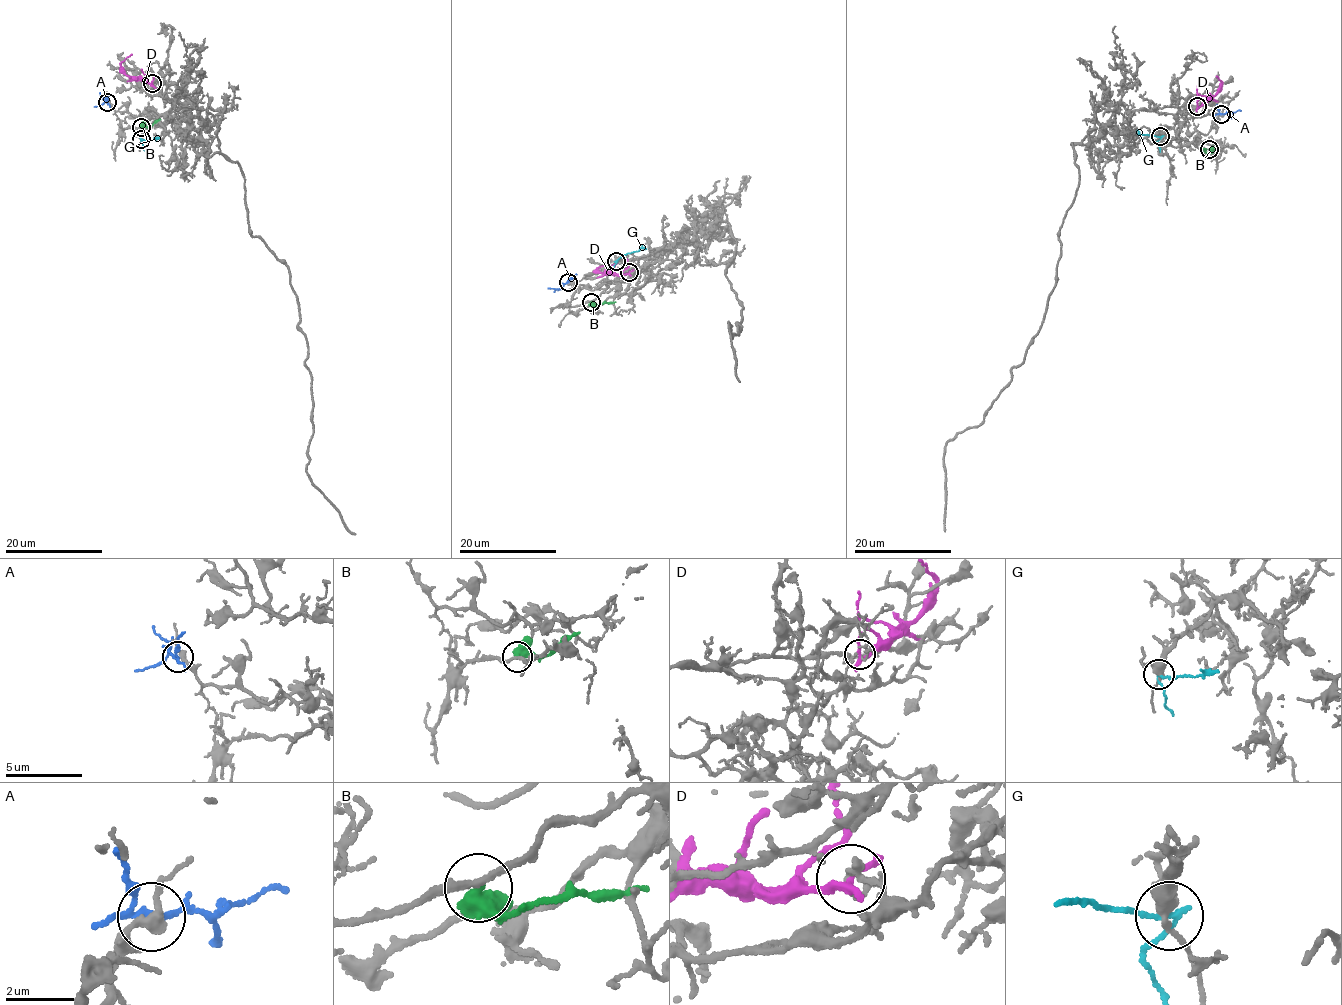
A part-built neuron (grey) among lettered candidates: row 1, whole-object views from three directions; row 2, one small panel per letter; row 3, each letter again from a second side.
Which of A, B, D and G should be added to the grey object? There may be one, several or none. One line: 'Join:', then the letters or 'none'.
Join: none

